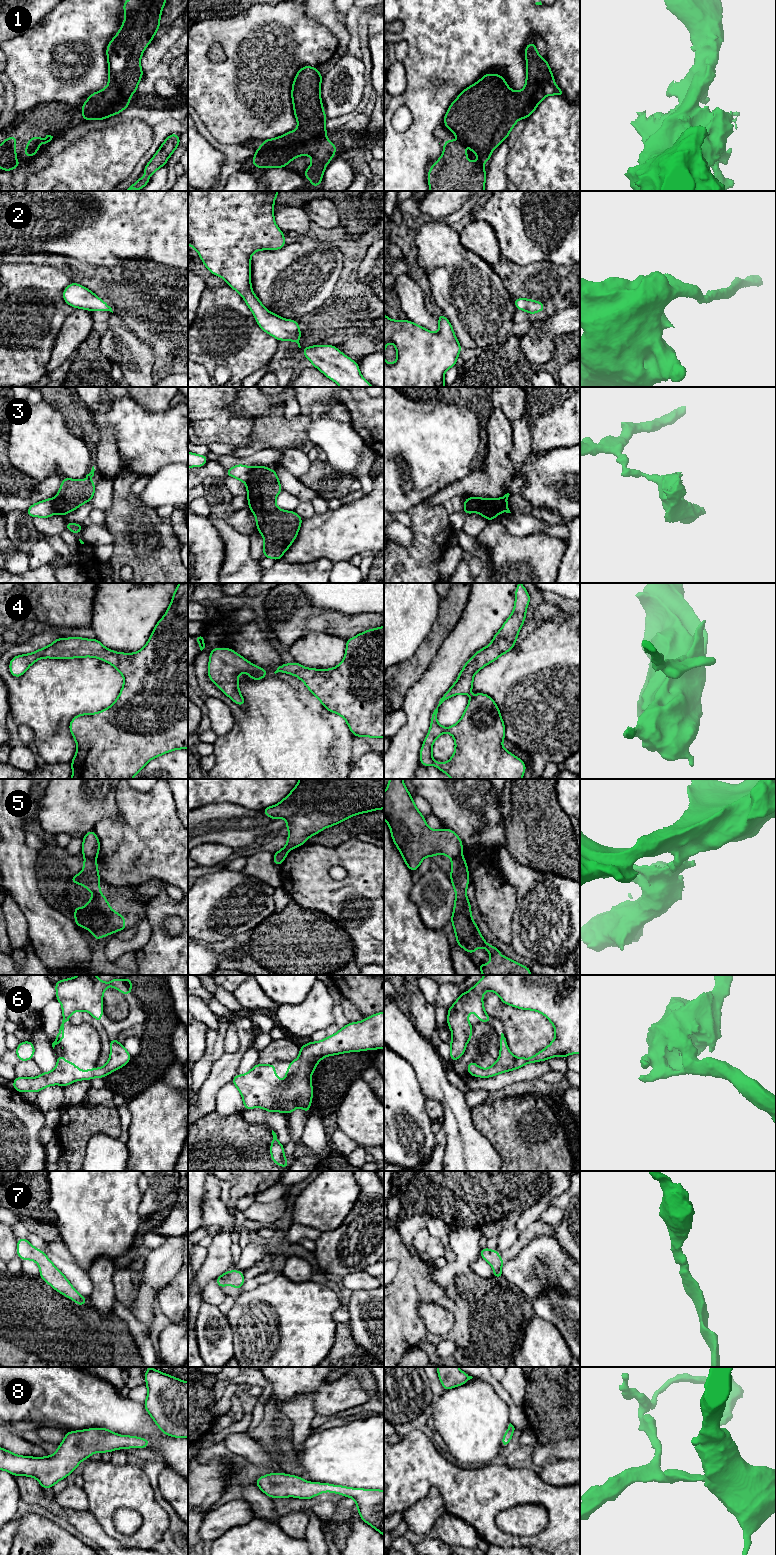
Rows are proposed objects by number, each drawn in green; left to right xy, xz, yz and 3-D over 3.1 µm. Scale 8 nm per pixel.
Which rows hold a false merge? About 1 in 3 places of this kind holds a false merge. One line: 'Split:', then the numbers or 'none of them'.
Split: 3, 5

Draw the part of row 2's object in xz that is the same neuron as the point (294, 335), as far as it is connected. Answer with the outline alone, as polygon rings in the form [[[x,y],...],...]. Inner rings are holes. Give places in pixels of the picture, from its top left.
[[[190,191],[188,193],[188,244],[197,250],[208,271],[223,278],[228,286],[243,297],[264,332],[278,341],[294,341],[301,348],[298,321],[281,318],[268,311],[254,294],[251,286],[251,255],[259,250],[279,250],[286,245],[285,235],[274,220],[274,201],[278,193],[279,191]]]

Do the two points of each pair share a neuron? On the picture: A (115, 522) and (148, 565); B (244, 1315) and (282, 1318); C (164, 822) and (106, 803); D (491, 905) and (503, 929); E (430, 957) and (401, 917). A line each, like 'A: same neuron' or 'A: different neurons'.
A: same neuron
B: same neuron
C: different neurons
D: same neuron
E: same neuron

